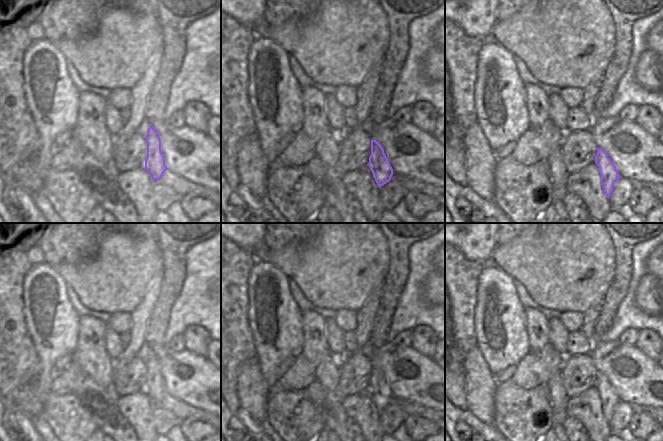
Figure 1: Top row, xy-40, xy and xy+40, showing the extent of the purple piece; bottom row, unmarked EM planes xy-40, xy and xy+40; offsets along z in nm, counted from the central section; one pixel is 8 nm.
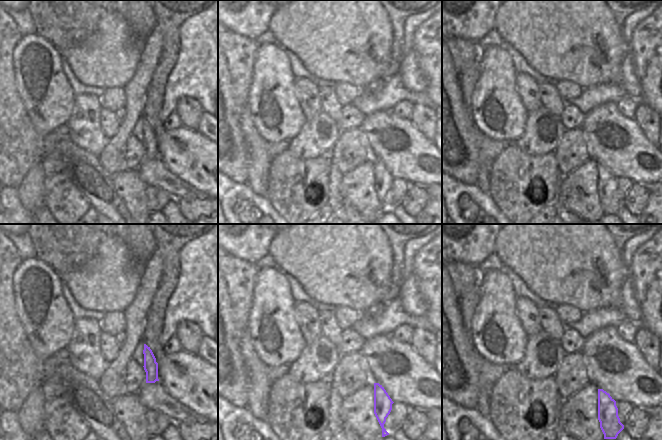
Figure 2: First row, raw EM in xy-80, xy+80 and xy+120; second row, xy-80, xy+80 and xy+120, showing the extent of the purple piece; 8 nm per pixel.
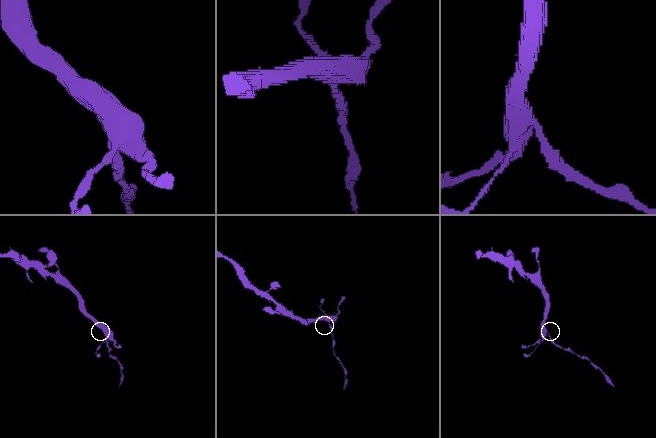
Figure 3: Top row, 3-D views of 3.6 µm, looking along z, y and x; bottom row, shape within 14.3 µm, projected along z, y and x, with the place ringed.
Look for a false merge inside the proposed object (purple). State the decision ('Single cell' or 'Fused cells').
Fused cells.

